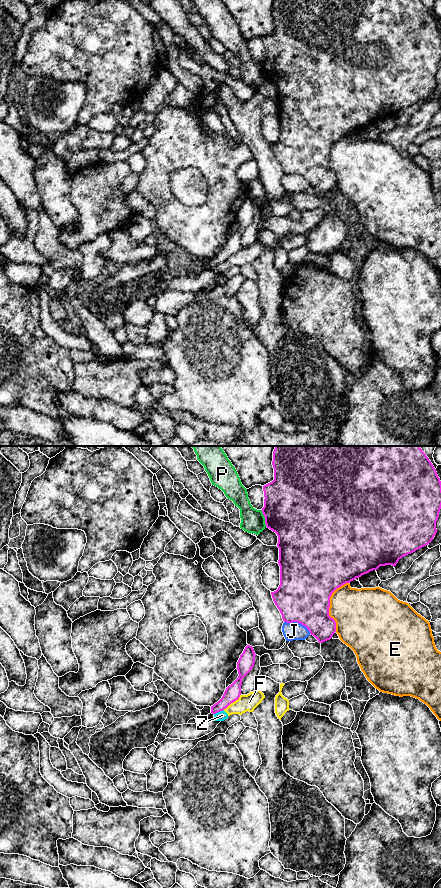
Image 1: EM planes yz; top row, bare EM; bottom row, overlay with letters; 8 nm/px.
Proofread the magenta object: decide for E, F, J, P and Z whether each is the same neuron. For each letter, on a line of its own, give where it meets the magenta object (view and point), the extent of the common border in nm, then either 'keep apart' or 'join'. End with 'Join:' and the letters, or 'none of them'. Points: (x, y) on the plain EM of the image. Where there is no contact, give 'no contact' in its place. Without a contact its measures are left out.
E: meets magenta in yz at (329, 156); contact 420 nm long; keep apart
F: meets magenta in yz at (232, 254); contact 190 nm long; keep apart
J: meets magenta in yz at (298, 174); contact 240 nm long; keep apart
P: meets magenta in yz at (265, 70); contact 140 nm long; keep apart
Z: meets magenta in yz at (218, 263); contact 90 nm long; keep apart
Join: none of them

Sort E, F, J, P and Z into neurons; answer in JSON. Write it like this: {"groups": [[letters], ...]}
{"groups": [["E"], ["F", "Z"], ["J"], ["P"]]}

